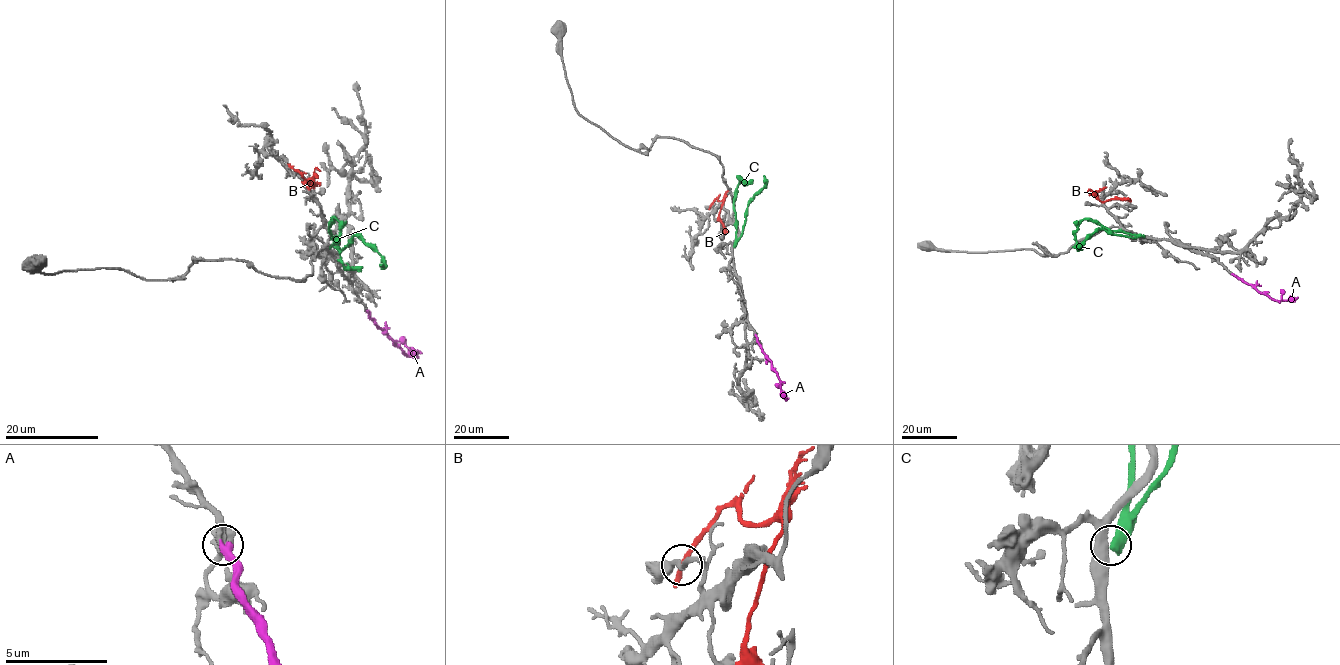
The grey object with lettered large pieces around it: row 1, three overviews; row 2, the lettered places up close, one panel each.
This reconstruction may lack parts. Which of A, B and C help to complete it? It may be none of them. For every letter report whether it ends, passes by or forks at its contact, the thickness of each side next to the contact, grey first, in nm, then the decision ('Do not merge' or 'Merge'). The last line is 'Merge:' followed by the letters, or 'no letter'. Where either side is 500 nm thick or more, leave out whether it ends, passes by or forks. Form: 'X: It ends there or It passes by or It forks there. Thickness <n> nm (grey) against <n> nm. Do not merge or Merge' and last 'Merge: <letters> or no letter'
A: It ends there. Thickness 400 nm (grey) against 440 nm. Merge
B: It passes by. Thickness 220 nm (grey) against 240 nm. Do not merge
C: Thickness 480 nm (grey) against 550 nm. Do not merge
Merge: A

